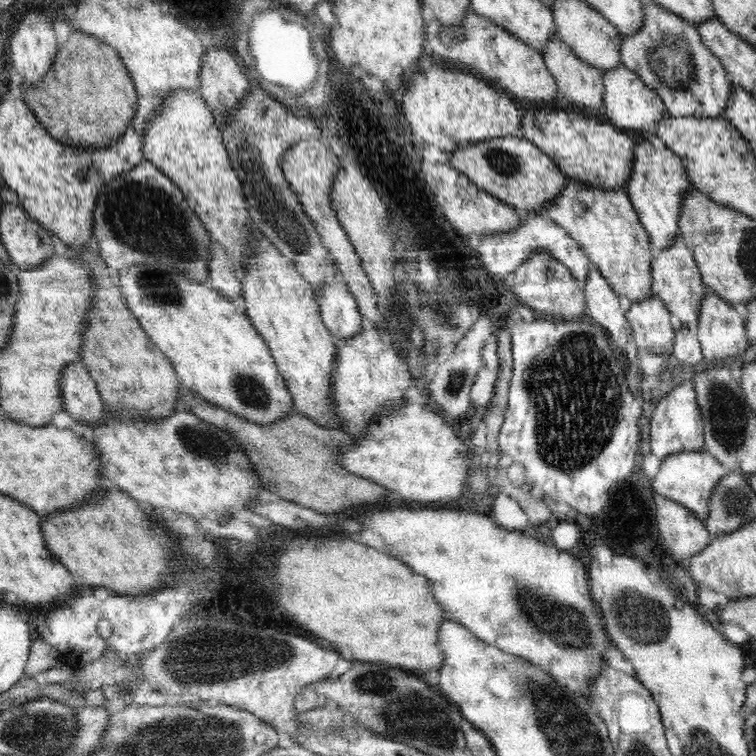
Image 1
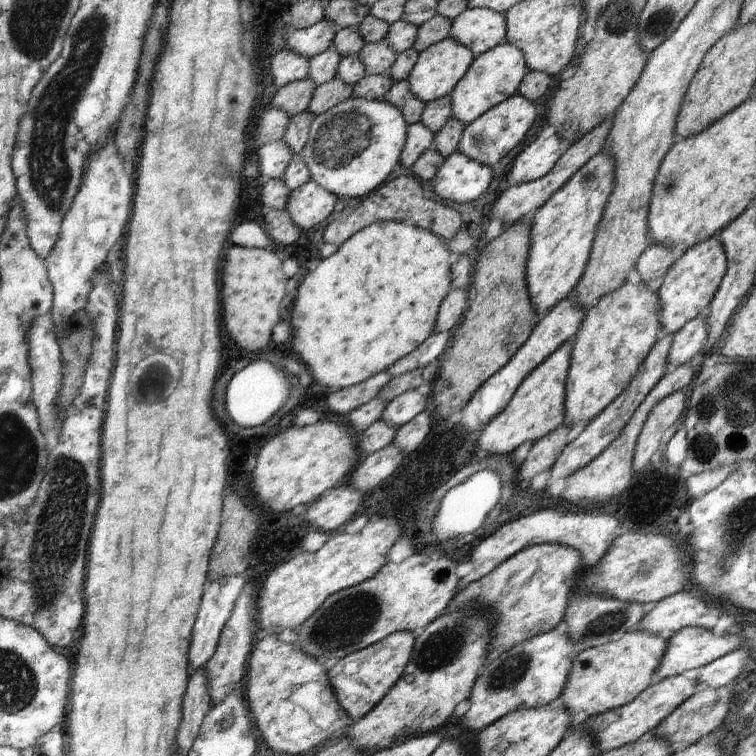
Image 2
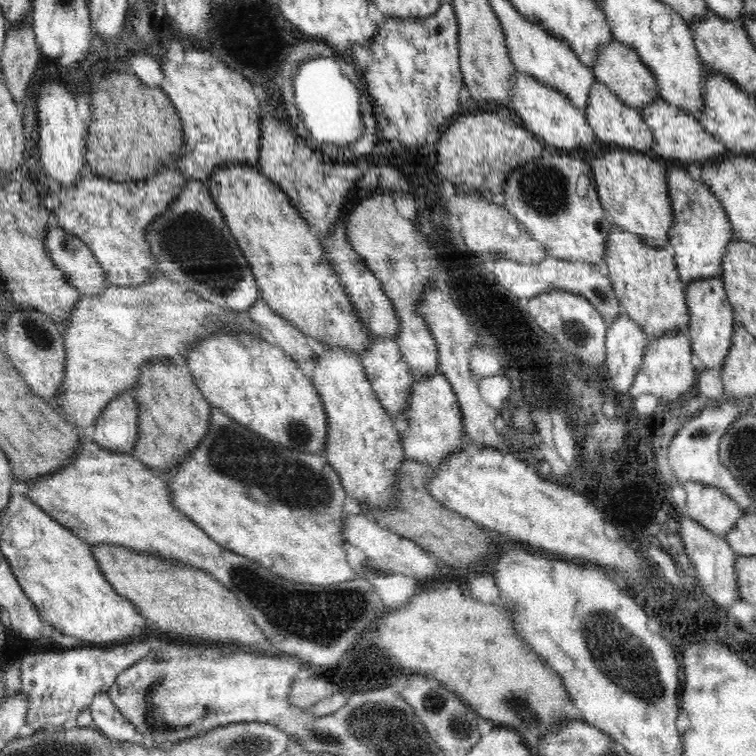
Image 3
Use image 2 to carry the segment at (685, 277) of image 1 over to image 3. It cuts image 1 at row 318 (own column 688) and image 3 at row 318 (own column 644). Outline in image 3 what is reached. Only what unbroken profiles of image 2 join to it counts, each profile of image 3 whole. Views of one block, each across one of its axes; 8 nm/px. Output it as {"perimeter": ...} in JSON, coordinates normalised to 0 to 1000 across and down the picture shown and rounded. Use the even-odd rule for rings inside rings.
{"perimeter":[[[954,364],[915,372],[906,378],[906,393],[914,418],[910,437],[914,463],[926,474],[934,488],[954,497],[956,479],[967,459],[971,427],[975,419],[968,403],[962,397]]]}

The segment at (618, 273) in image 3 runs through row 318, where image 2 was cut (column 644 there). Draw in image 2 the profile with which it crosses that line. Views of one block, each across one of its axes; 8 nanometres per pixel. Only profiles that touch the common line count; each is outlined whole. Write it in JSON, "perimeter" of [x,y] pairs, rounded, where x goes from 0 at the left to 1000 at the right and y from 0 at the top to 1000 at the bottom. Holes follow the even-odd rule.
{"perimeter":[[[831,835],[823,844],[759,868],[742,921],[757,959],[769,959],[778,948],[829,933],[862,906],[862,896],[882,847],[854,835]]]}

